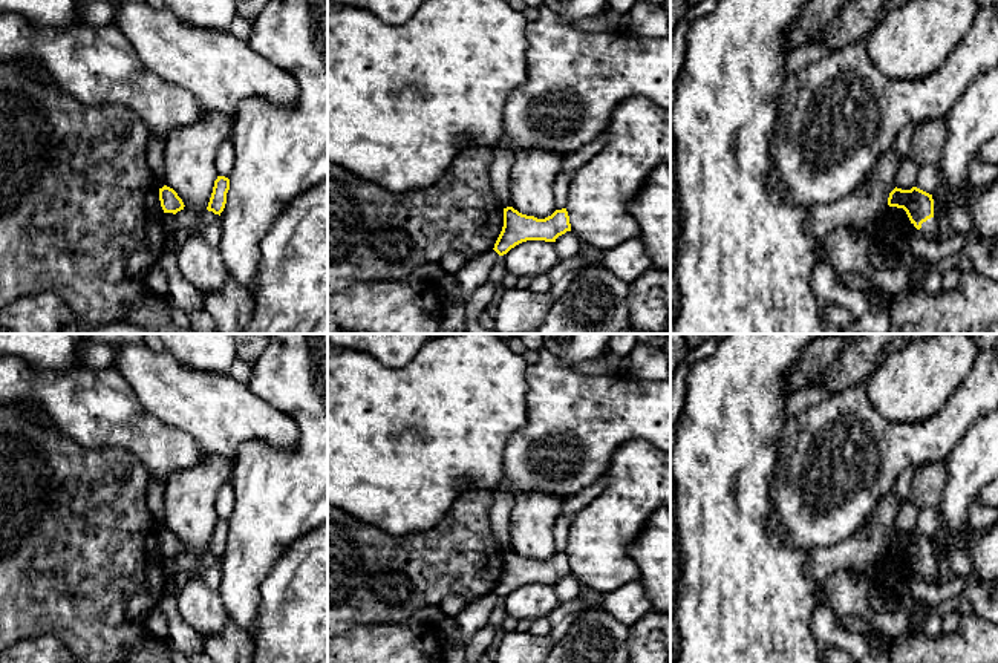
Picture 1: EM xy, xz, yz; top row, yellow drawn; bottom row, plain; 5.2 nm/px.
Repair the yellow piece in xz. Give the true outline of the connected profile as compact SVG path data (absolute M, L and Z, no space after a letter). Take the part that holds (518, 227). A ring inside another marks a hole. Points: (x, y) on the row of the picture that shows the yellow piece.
M507 207L504 208L504 227L493 250L499 256L504 256L522 242L556 242L556 239L566 231L571 231L566 208L556 210L551 216L545 219L537 219L534 216L522 214L513 207Z

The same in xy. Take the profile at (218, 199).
M217 176L217 179L214 181L213 193L207 210L220 216L227 204L228 190L230 190L230 179L225 176Z

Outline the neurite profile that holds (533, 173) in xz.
M519 152L510 173L511 207L522 214L545 219L556 211L553 185L563 159L554 152Z

